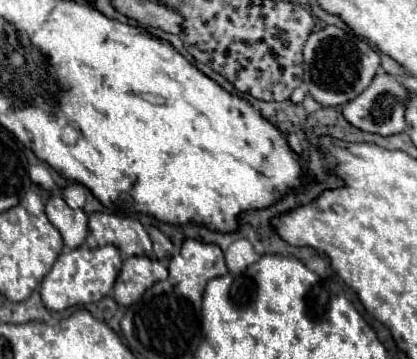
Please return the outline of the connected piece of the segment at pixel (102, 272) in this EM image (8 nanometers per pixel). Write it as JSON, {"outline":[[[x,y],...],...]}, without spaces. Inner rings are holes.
{"outline":[[[81,246],[77,250],[63,252],[55,260],[51,272],[41,282],[41,300],[45,308],[53,312],[65,310],[69,306],[99,302],[113,288],[119,270],[121,270],[121,254],[115,246],[103,246],[103,248]]]}

